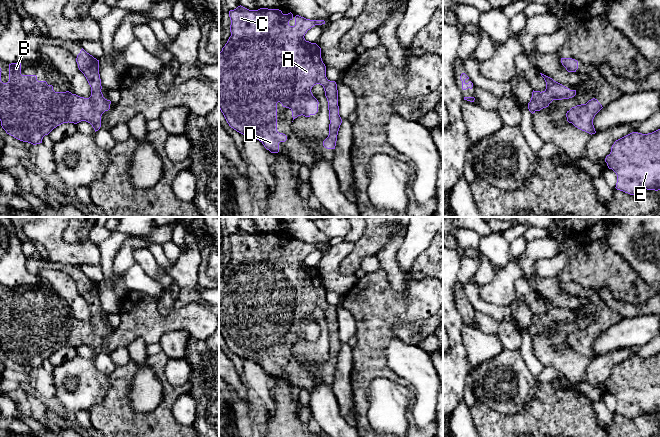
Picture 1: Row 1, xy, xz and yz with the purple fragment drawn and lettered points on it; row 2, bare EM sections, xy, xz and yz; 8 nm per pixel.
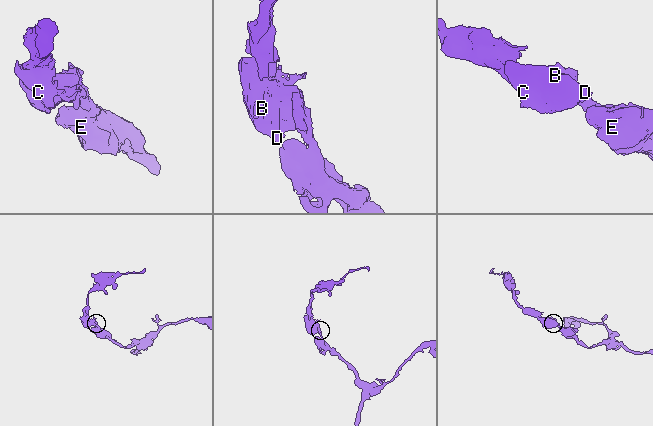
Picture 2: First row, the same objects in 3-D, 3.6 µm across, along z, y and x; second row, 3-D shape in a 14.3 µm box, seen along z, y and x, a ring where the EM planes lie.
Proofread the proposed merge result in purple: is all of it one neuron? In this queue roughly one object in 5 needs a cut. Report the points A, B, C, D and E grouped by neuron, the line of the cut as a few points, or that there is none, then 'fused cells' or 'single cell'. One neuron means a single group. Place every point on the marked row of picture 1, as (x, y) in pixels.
A B C D E; no cut; single cell

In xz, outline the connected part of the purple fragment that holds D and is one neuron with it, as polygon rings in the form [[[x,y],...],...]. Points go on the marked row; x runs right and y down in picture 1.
[[[241,5],[230,10],[229,17],[231,36],[219,53],[219,109],[229,126],[259,140],[271,153],[278,153],[279,143],[285,142],[287,136],[277,131],[277,103],[292,111],[293,120],[301,115],[315,115],[319,102],[311,89],[320,84],[328,101],[330,120],[329,135],[323,146],[335,149],[342,123],[337,84],[326,77],[321,48],[304,38],[308,30],[325,21],[294,17],[291,12],[283,14],[279,9],[249,10]]]

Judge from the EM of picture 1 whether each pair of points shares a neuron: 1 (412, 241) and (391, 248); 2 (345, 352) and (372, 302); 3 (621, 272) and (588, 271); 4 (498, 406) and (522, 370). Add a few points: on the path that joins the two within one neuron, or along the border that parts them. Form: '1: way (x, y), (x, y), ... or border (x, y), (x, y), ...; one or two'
1: border (406, 229), (397, 253), (397, 262), (401, 269); two
2: border (352, 349), (351, 373); two
3: way (613, 272), (596, 271); one
4: way (510, 403), (522, 393), (522, 382); one

